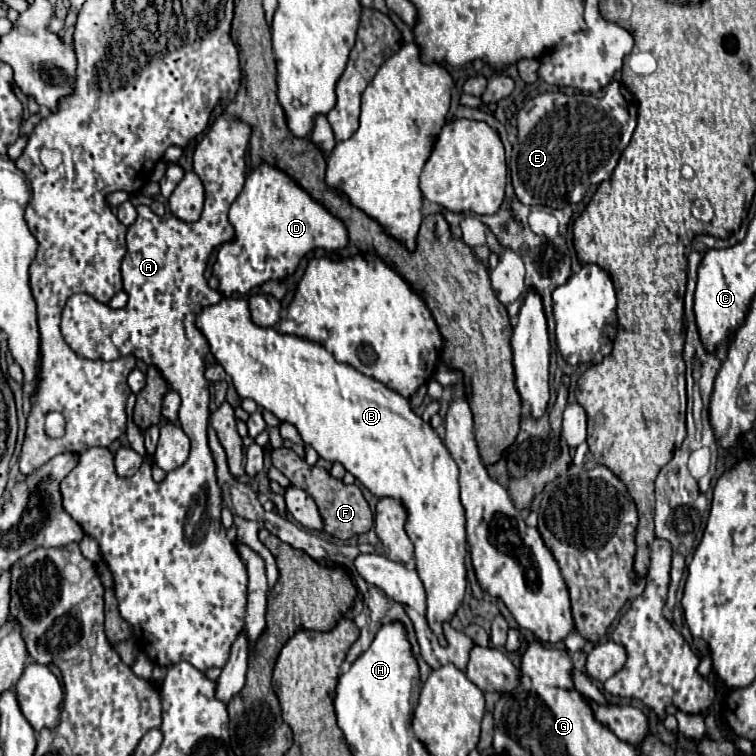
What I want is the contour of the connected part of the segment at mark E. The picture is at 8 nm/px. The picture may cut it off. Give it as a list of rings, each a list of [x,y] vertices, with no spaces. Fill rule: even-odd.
[[[611,81],[603,97],[565,95],[563,91],[537,95],[517,115],[519,135],[509,163],[517,199],[523,205],[545,205],[551,209],[559,209],[569,203],[579,203],[591,185],[599,185],[601,181],[611,177],[621,153],[629,145],[635,125],[637,125],[637,101],[619,81]]]

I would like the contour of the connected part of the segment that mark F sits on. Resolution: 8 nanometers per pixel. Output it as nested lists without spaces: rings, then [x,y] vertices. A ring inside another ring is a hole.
[[[287,447],[275,449],[271,453],[271,461],[293,483],[293,487],[307,491],[315,499],[319,513],[323,515],[323,521],[325,521],[325,533],[329,533],[337,539],[351,539],[351,537],[367,533],[371,529],[373,513],[371,513],[371,509],[369,509],[369,505],[357,485],[345,485],[341,479],[331,477],[329,471],[325,471],[317,465],[309,467],[301,457],[297,457],[295,451],[291,451]]]

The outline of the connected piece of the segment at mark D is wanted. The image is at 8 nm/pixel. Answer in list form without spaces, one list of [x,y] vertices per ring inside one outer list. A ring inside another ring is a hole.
[[[259,165],[247,175],[245,187],[231,205],[229,221],[235,227],[235,237],[223,243],[213,265],[213,275],[219,279],[223,295],[249,293],[271,279],[285,279],[299,261],[313,249],[337,251],[347,247],[347,229],[325,207],[319,207],[305,191],[299,191],[283,171]]]

